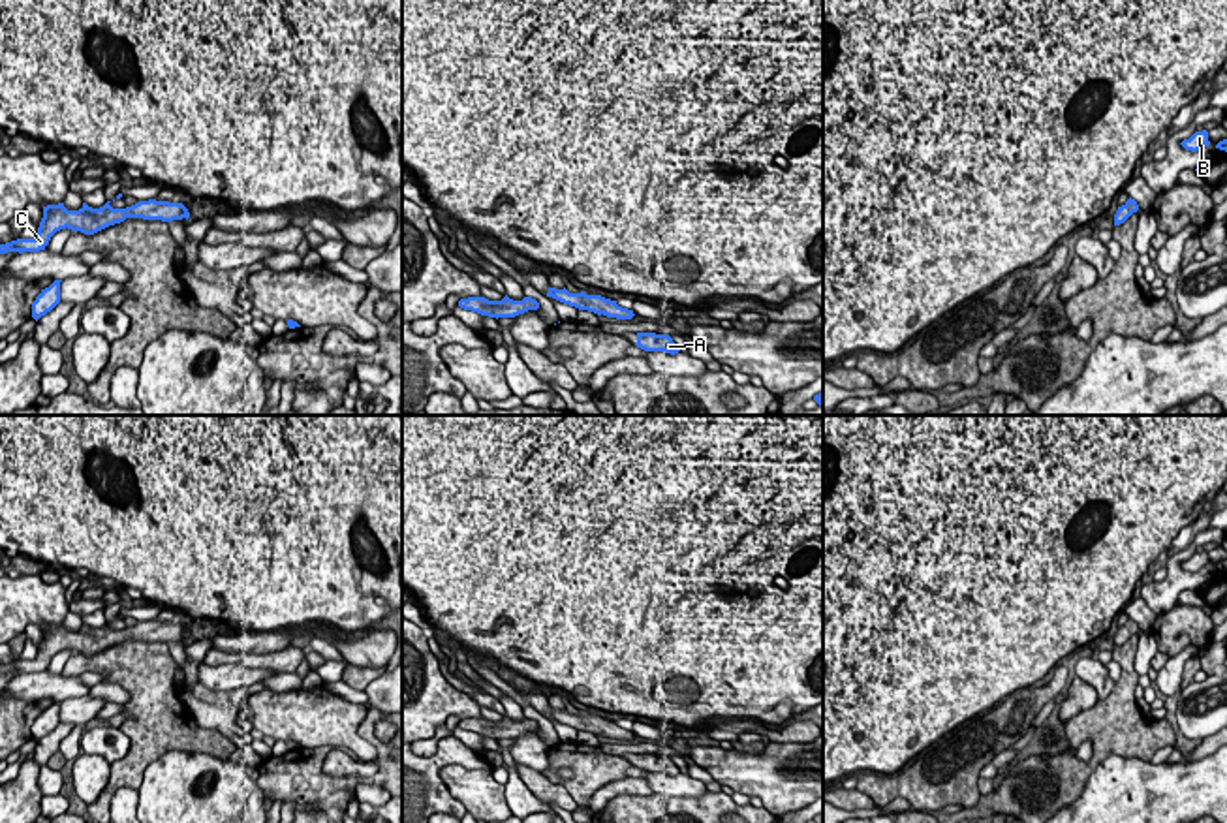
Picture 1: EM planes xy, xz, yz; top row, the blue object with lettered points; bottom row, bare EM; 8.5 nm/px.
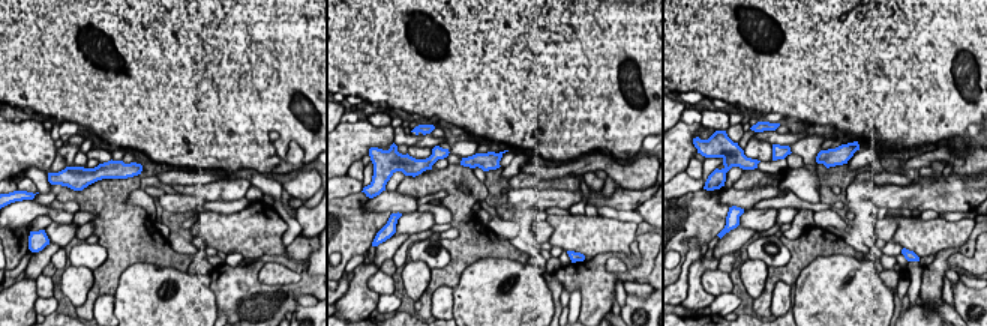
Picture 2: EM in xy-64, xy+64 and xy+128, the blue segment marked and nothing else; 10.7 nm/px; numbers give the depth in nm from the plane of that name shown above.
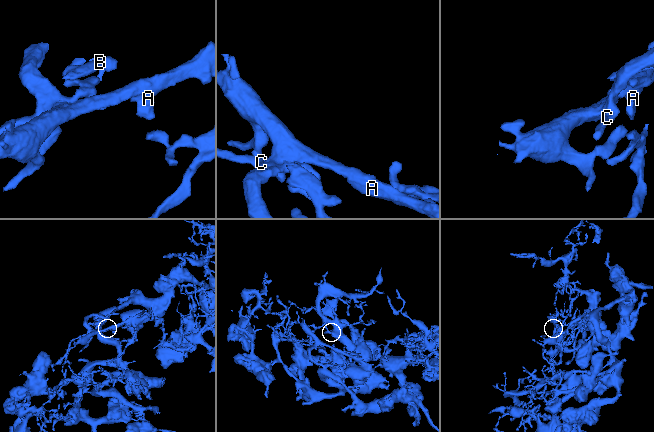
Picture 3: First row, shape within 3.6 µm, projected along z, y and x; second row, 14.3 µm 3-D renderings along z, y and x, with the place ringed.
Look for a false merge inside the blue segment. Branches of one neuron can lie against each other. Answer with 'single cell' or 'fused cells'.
single cell

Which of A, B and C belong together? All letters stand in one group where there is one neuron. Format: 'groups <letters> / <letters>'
groups A B C

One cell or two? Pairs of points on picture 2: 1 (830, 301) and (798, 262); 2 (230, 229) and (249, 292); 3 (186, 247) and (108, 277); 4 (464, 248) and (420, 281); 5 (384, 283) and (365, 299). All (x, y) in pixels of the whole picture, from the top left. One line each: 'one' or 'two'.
1: two
2: two
3: two
4: two
5: two

